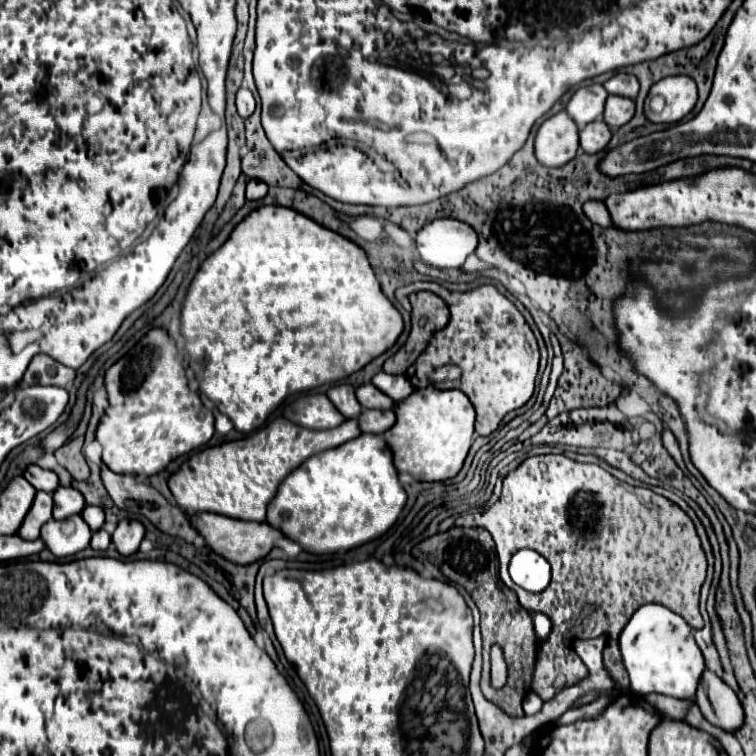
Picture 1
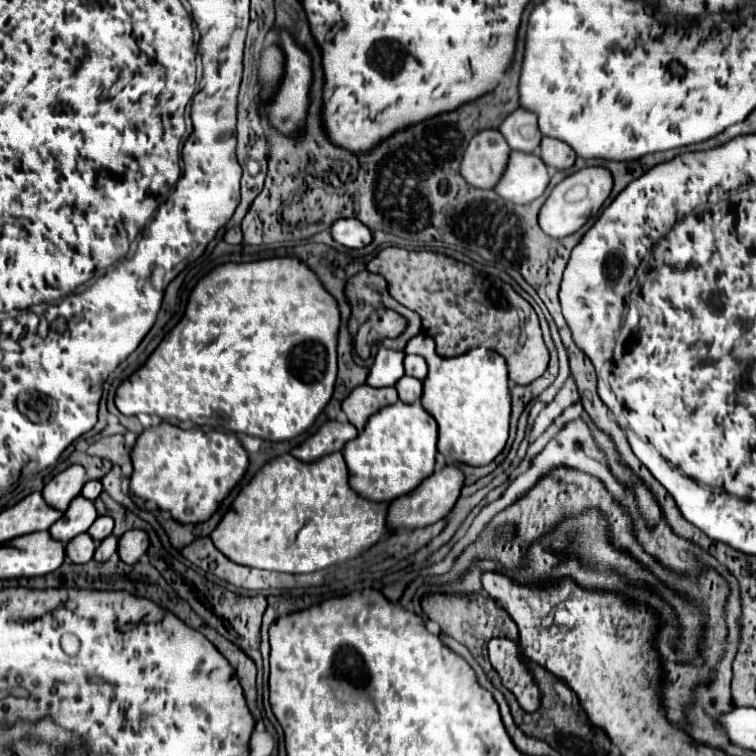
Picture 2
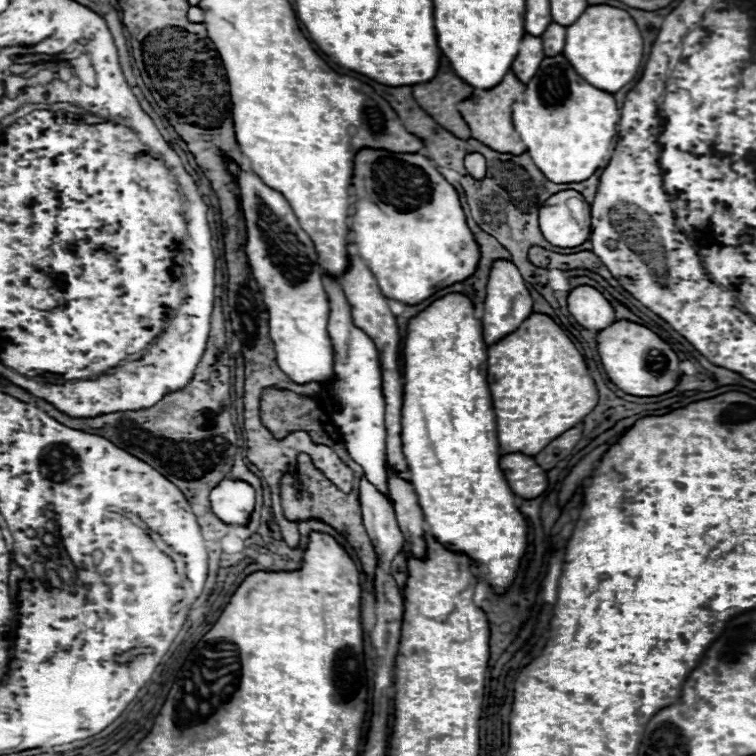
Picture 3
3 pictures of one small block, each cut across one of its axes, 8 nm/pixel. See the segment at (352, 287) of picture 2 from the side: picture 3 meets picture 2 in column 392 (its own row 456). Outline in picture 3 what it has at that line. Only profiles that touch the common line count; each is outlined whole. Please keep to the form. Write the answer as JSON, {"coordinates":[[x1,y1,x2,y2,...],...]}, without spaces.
{"coordinates":[[300,454,298,456,298,478,292,478,290,474,282,476,280,496,282,496,282,510,284,510,284,516,288,520,302,522,302,520,314,518,314,520,326,522,336,532,340,532,350,542,350,546,356,550,356,556,358,556,358,560,362,564,362,572,364,572,366,580,368,582,374,580,374,570,376,570,378,558,376,558,374,546,372,546,372,542,370,542,370,538,368,538,368,534,364,530,364,524,362,524,362,512,360,512,360,500,358,500,356,486,348,494,340,492,320,470,314,468,308,454]]}

